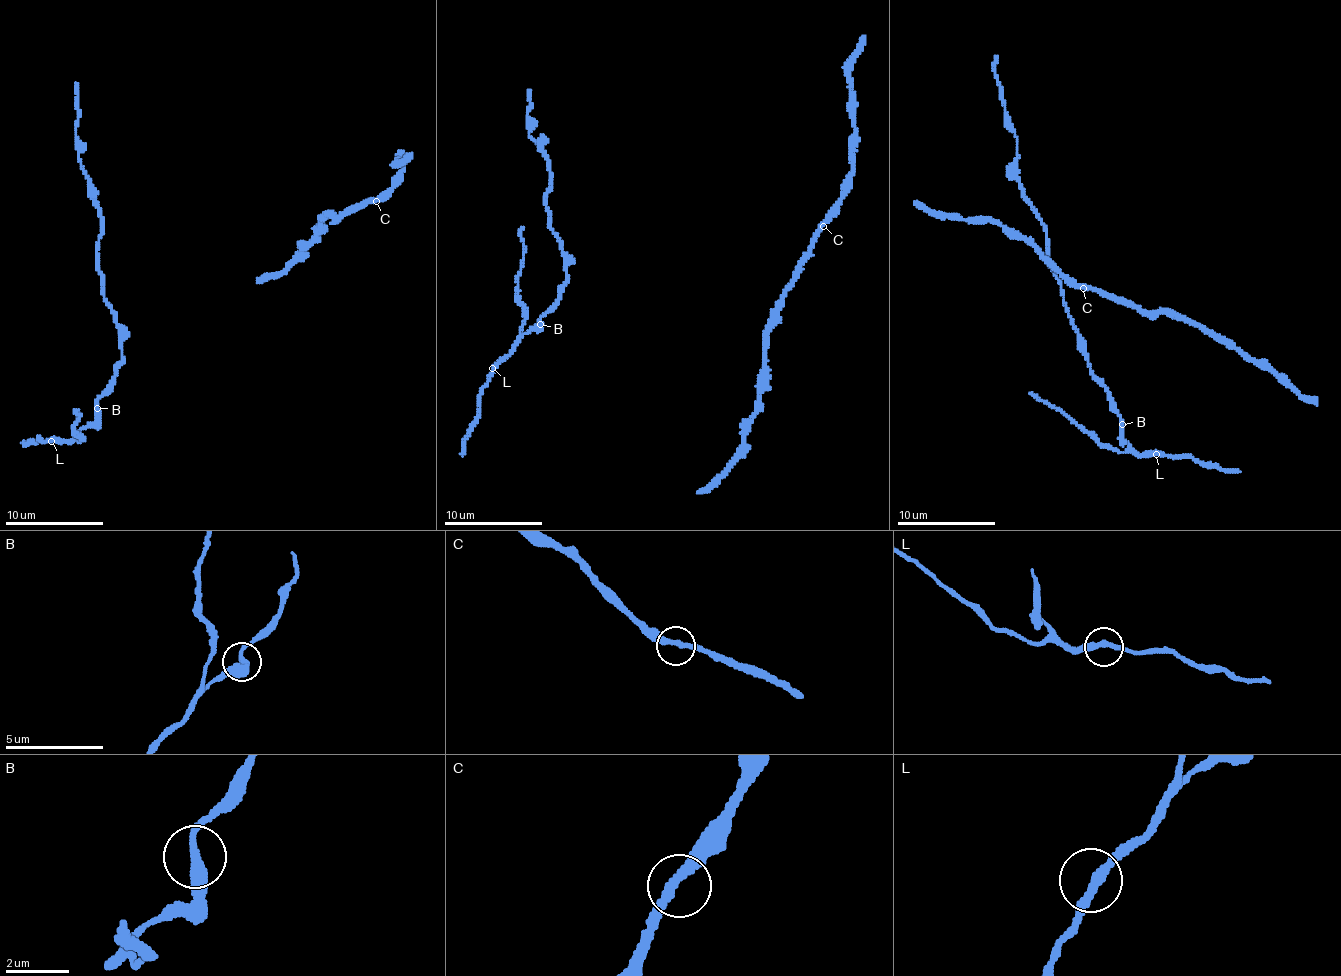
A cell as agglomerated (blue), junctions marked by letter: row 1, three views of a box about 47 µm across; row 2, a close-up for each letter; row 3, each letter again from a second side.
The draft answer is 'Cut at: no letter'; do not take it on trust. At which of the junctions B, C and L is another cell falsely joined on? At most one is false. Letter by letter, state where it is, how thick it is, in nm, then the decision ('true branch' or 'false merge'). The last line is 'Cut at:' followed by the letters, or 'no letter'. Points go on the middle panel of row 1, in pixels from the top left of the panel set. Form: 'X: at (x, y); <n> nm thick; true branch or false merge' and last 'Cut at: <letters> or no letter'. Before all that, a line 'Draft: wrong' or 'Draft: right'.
Draft: right
B: at (540, 324); 280 nm thick; true branch
C: at (823, 226); 280 nm thick; true branch
L: at (492, 368); 280 nm thick; true branch
Cut at: no letter

